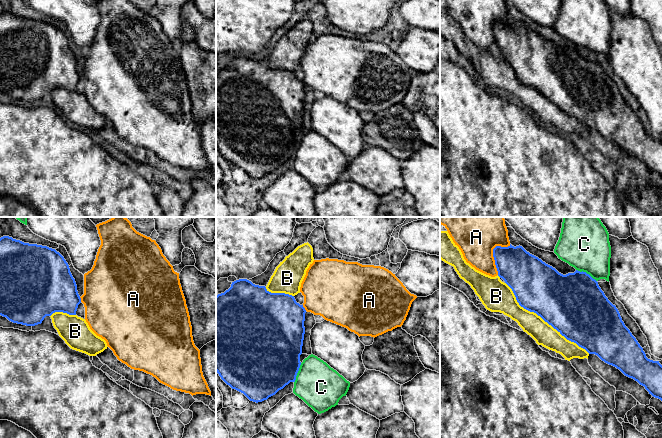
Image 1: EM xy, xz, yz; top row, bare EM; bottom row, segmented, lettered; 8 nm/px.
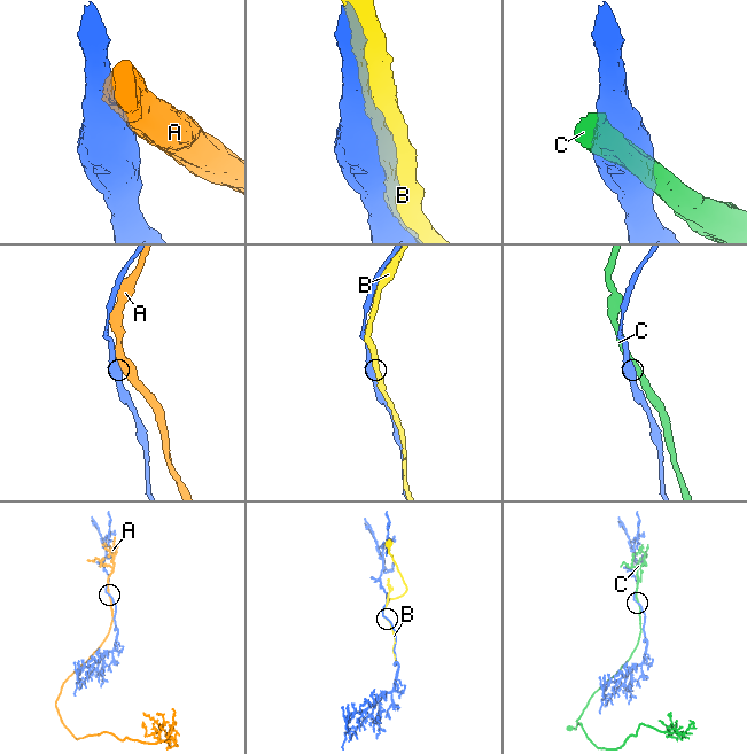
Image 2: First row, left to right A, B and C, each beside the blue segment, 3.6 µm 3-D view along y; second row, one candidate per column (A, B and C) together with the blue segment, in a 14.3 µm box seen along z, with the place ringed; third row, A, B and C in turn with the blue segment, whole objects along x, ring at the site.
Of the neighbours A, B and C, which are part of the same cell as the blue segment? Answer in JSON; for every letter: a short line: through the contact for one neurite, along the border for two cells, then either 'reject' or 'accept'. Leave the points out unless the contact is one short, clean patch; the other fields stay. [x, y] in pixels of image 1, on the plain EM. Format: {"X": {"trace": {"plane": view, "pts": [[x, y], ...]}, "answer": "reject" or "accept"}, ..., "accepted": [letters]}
{"A": {"answer": "reject"}, "B": {"answer": "accept"}, "C": {"answer": "reject"}, "accepted": ["B"]}

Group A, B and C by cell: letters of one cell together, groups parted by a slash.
A / B / C

